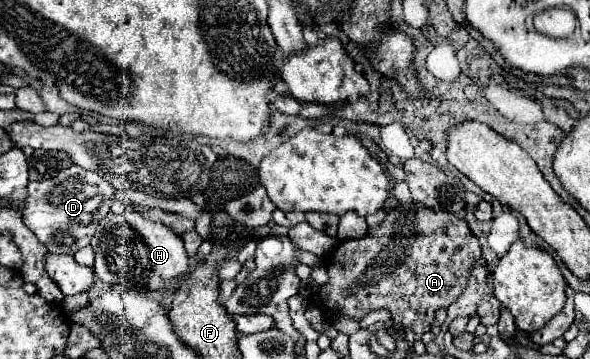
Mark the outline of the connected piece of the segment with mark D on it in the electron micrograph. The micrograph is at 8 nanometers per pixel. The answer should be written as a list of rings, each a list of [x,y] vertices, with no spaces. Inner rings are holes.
[[[69,167],[53,179],[29,181],[27,199],[19,209],[23,223],[35,233],[35,237],[47,247],[49,253],[73,255],[75,251],[89,245],[99,219],[107,215],[115,197],[115,187],[97,171],[87,171],[83,167]],[[83,183],[83,187],[79,187]]]

